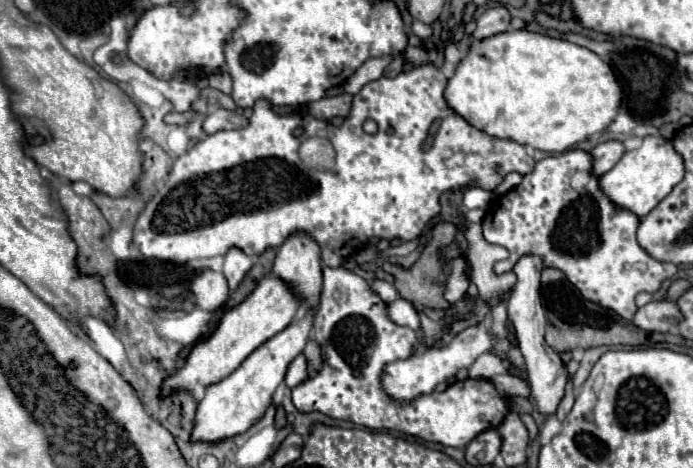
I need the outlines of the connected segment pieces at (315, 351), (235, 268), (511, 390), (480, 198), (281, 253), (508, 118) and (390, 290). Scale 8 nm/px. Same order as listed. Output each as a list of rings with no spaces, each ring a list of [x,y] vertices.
[[[309,339],[309,341],[307,341],[307,347],[303,349],[303,355],[307,357],[307,363],[309,363],[309,375],[315,375],[315,373],[319,371],[321,363],[323,363],[319,345],[317,345],[313,339]]]
[[[231,249],[225,255],[225,265],[223,265],[223,275],[229,283],[229,289],[235,291],[239,287],[239,283],[243,281],[245,273],[251,269],[253,261],[249,255],[245,255],[241,249]]]
[[[503,373],[503,375],[491,377],[491,381],[493,381],[495,387],[497,387],[503,395],[507,395],[507,397],[519,395],[519,397],[525,397],[525,399],[533,401],[529,381],[523,379],[523,377],[517,377],[517,375],[513,375],[513,373]]]
[[[469,187],[465,191],[465,195],[463,195],[463,205],[467,209],[483,209],[483,211],[487,211],[491,201],[493,201],[493,193],[485,191],[485,189],[479,189],[479,187]]]
[[[307,233],[289,235],[277,247],[273,275],[293,287],[293,291],[309,305],[315,307],[321,291],[321,249]]]
[[[509,31],[471,43],[467,55],[459,61],[453,77],[447,81],[445,101],[469,125],[481,129],[489,137],[511,139],[539,151],[559,153],[569,151],[593,133],[603,131],[613,121],[621,105],[621,87],[611,67],[593,51],[533,31]]]
[[[373,279],[373,281],[371,281],[371,291],[377,293],[385,303],[393,303],[393,301],[399,297],[397,289],[395,289],[391,283],[381,281],[381,279]]]

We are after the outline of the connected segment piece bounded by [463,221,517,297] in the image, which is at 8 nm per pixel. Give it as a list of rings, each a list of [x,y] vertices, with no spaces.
[[[463,223],[463,235],[469,243],[467,259],[473,269],[473,283],[479,289],[481,297],[497,297],[497,293],[505,293],[505,289],[511,289],[515,285],[513,273],[497,275],[493,271],[493,263],[505,259],[509,253],[503,247],[489,245],[481,235],[481,225],[477,223]]]

